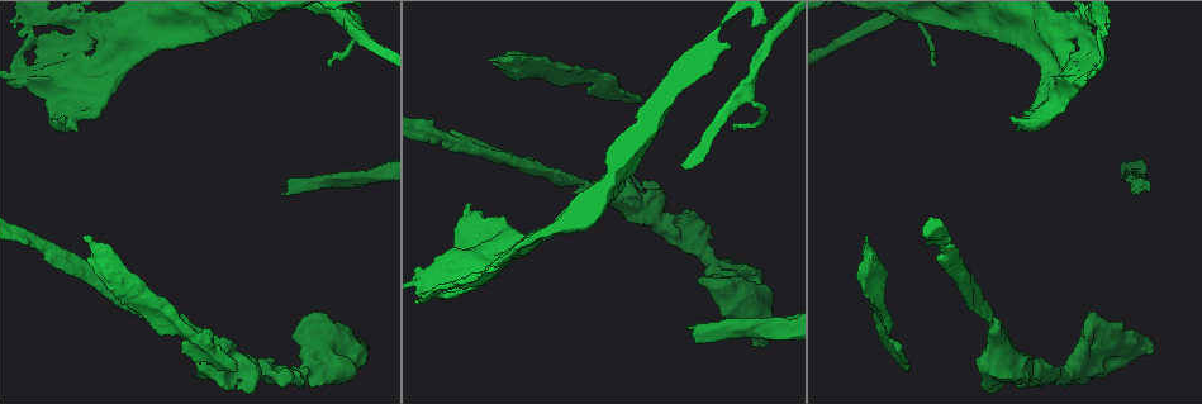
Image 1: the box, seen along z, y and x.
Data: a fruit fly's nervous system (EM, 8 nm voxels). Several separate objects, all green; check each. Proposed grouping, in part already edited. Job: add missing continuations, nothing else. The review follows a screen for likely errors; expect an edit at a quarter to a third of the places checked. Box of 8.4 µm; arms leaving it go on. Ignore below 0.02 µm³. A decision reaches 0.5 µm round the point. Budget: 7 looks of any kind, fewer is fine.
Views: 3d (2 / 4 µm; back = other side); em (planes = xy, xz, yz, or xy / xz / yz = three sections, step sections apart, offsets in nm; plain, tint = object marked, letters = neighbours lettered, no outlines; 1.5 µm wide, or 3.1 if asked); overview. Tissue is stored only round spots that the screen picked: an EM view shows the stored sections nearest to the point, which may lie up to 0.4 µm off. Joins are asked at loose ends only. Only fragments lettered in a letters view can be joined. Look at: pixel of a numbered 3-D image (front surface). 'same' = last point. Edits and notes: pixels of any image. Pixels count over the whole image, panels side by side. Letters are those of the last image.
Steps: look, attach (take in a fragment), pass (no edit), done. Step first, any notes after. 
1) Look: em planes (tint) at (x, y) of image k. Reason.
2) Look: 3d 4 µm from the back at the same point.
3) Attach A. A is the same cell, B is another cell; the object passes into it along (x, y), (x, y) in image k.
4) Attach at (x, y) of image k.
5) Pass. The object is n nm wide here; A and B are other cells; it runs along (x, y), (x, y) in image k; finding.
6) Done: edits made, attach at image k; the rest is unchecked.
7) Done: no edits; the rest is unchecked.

Look: 3d 4 µm at (907, 371) of image 1. An open end.

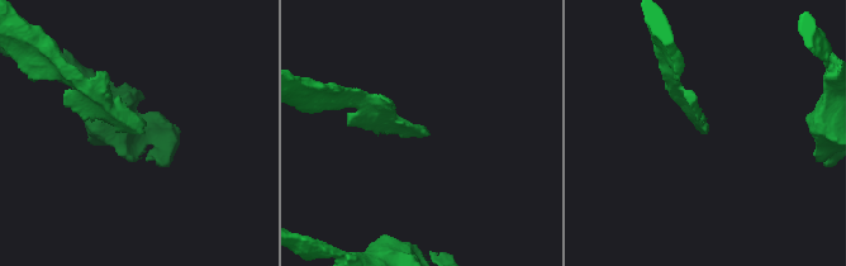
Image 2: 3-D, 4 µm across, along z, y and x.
Look: em planes (letters) at (143, 133) of image 2. Now the EM.

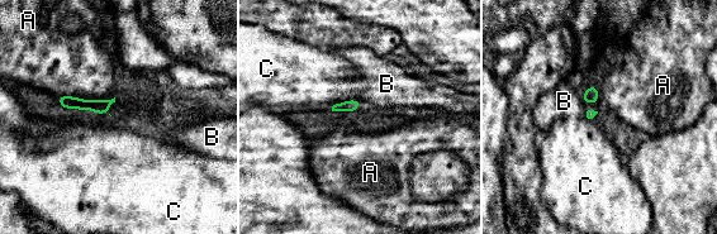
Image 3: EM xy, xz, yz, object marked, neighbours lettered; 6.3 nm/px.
Pass. A, B and C are other cells; it runs along (62, 99), (80, 104), (107, 104) in image 3; none of them fits.

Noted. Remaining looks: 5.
Look: em xy step 8 (tint) at (490, 58) of image 1. Branch stops here.

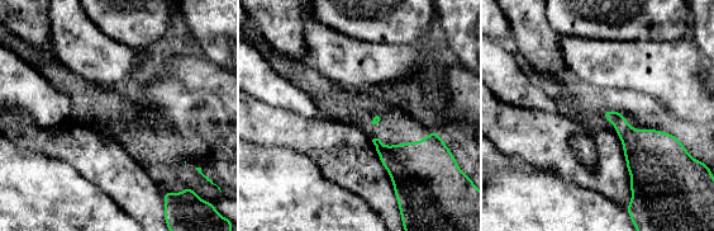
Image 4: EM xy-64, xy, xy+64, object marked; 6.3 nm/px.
Look: em planes (letters) at the same point.

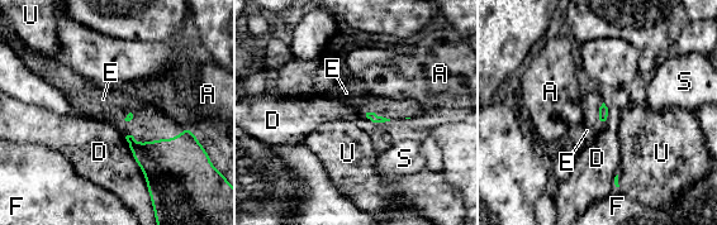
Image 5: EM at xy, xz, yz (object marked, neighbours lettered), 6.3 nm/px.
Attach E. The longest contact is with D, 400 nm; E is the same cell, A, D, F, S and U are other cells; the neuron continues.

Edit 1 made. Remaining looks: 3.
Look: overview. Redraw.

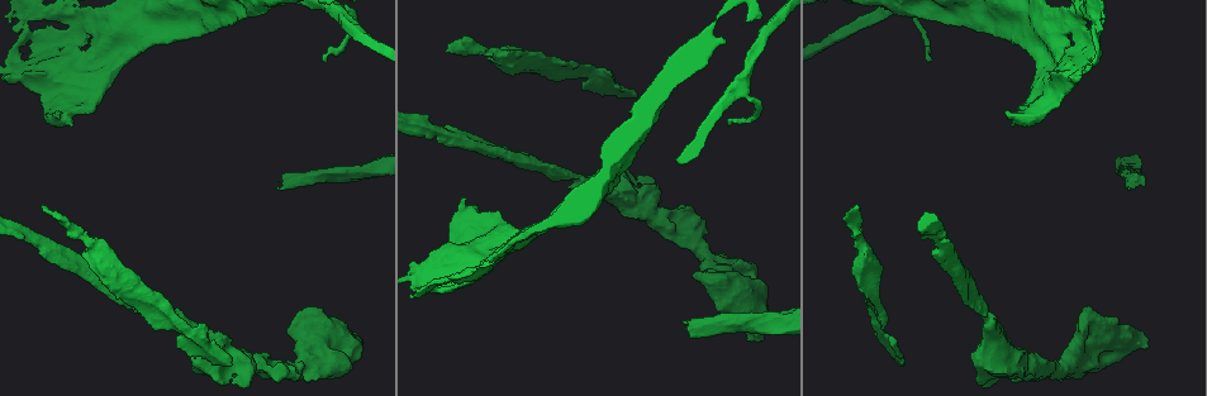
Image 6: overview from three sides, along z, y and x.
Look: em yz step 4 (tint) at (727, 125) of image 6. Free end.

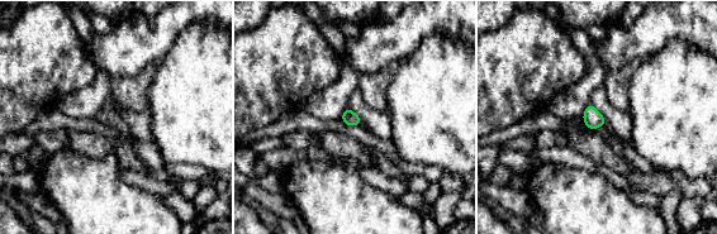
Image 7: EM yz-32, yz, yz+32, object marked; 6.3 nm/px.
Look: em xy step 4 (letters) at the same point. Another direction.

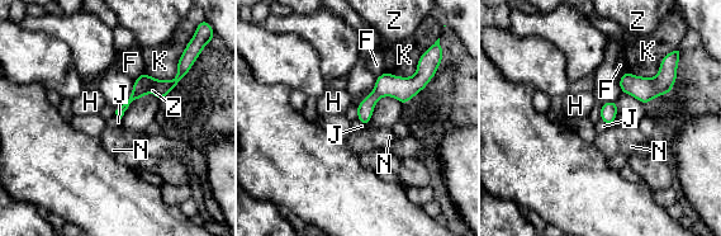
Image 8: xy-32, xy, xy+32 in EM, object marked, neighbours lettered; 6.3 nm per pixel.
Pass. The longest contact is with K, 240 nm; F, H, J, K, N and Z are other cells; a border runs along (601, 119), (608, 126) in image 8; no lettered fragment goes on from it.

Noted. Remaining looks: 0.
Done: edits made, attach at image 5; the rest is unchecked.

